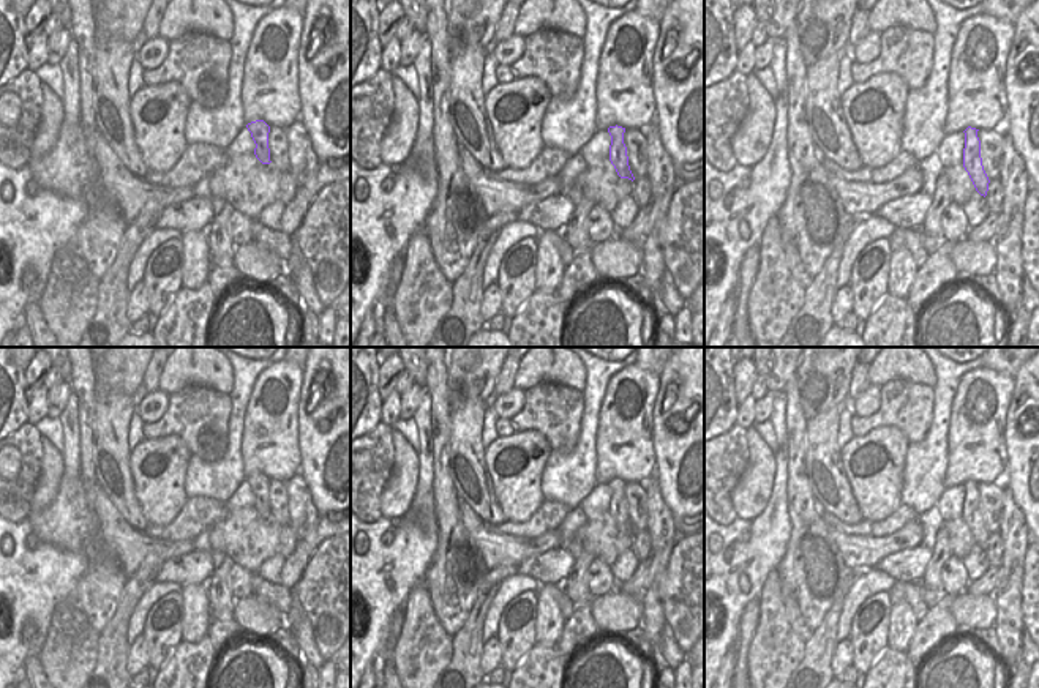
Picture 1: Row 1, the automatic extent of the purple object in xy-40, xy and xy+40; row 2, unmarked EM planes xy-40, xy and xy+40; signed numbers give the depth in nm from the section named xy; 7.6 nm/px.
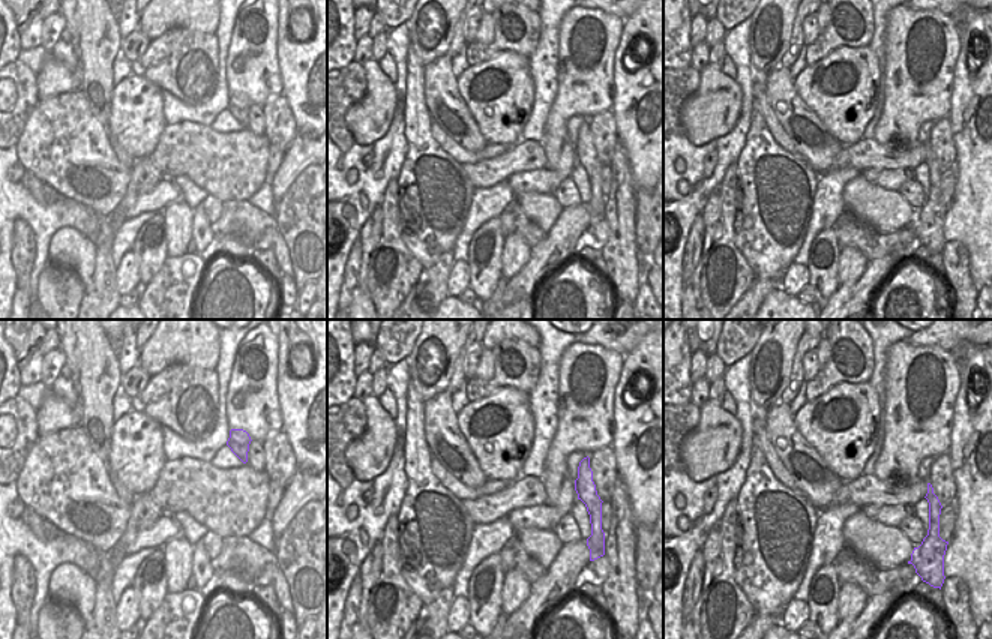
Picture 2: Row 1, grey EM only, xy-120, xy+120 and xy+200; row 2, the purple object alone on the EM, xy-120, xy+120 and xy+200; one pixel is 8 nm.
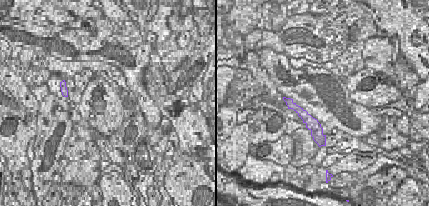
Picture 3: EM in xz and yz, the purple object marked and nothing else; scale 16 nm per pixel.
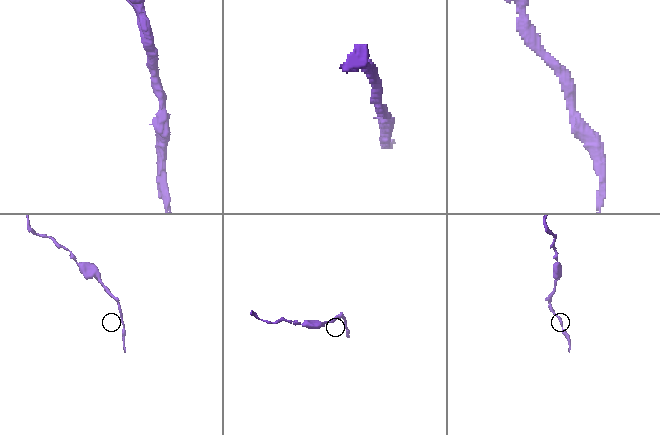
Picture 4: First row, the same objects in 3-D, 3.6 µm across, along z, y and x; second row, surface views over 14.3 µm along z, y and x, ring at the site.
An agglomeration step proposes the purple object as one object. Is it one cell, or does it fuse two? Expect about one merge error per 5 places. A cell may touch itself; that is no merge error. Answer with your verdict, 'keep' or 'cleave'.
keep

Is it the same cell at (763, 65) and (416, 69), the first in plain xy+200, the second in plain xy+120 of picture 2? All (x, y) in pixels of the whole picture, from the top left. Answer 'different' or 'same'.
different

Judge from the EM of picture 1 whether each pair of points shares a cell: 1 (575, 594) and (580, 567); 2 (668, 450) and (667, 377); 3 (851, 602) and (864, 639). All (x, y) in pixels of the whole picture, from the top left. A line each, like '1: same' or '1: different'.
1: same
2: same
3: different

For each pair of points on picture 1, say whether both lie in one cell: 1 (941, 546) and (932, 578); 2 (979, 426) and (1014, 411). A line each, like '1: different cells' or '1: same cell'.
1: same cell
2: different cells

